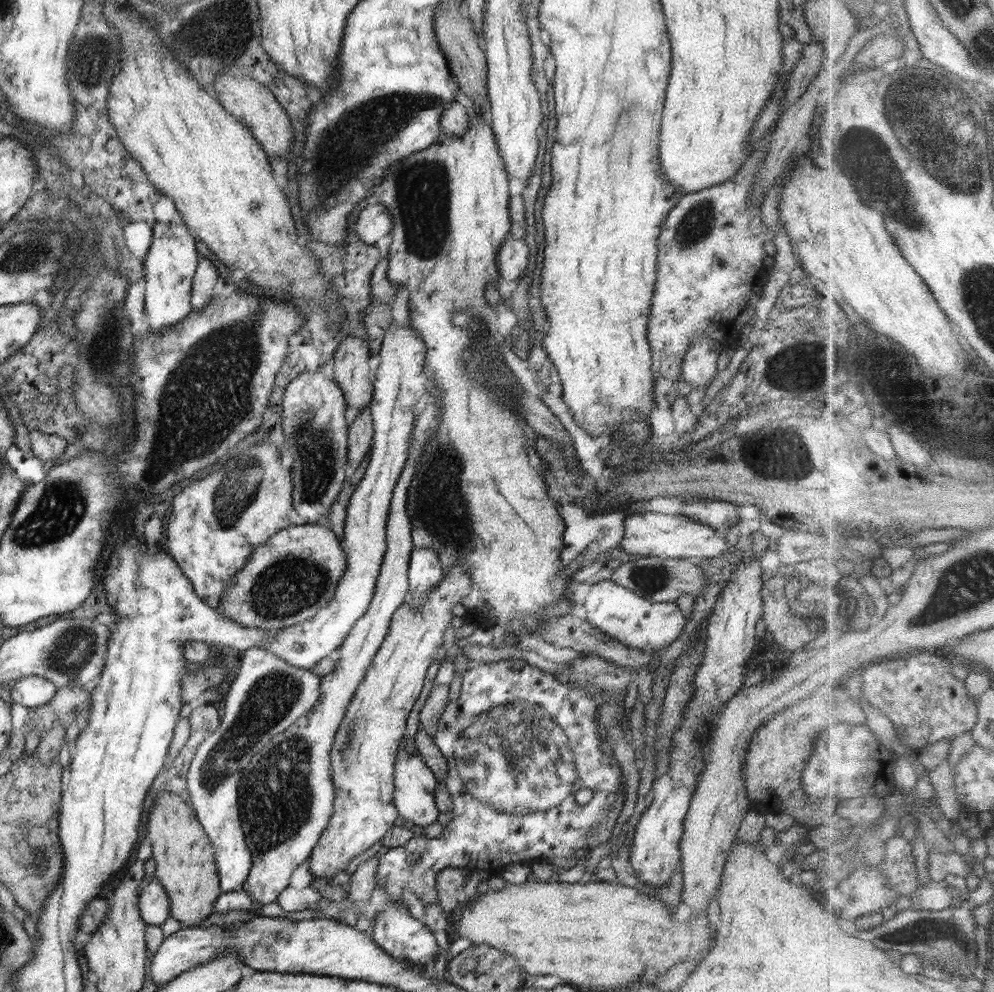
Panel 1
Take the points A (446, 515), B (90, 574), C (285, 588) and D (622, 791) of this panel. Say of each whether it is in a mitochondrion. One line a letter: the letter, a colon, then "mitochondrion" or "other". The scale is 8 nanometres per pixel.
A: mitochondrion
B: other
C: mitochondrion
D: other

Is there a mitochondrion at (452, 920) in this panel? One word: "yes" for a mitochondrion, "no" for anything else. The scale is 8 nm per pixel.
no

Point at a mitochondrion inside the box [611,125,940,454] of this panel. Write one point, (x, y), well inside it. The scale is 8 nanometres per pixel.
(792, 368)

